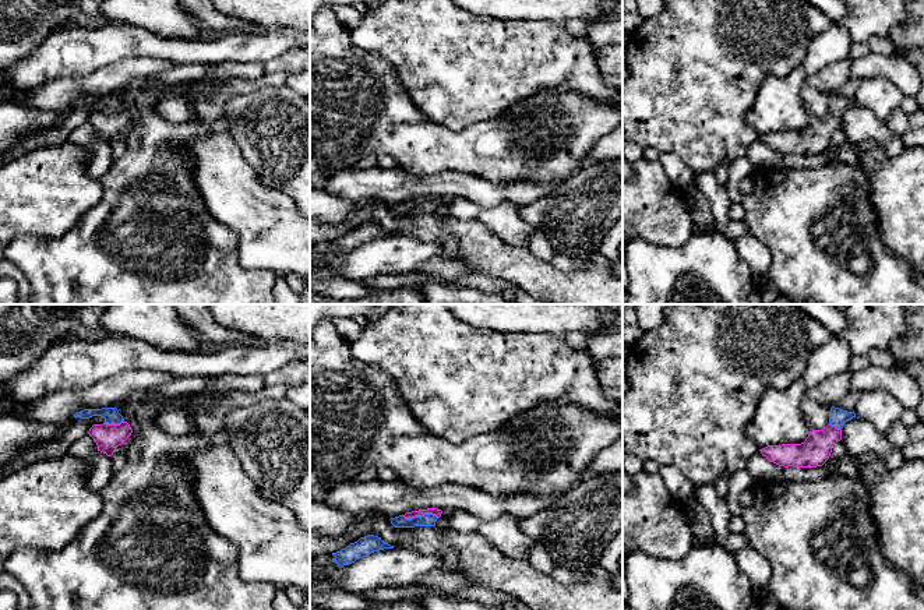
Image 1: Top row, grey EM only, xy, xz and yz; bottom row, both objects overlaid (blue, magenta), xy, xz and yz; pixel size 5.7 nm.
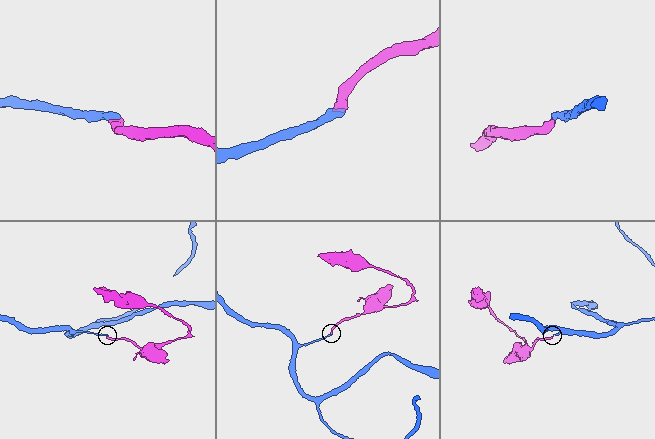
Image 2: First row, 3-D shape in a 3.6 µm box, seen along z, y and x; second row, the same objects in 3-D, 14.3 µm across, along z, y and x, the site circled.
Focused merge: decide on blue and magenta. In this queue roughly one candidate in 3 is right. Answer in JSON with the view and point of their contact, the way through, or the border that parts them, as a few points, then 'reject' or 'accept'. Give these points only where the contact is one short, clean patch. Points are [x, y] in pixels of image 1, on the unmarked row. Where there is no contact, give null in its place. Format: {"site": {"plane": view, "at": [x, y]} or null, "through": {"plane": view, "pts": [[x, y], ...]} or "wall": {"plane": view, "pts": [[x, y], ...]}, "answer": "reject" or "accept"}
{"site": {"plane": "xz", "at": [420, 204]}, "through": {"plane": "xz", "pts": [[427, 207], [420, 204], [434, 198]]}, "answer": "accept"}

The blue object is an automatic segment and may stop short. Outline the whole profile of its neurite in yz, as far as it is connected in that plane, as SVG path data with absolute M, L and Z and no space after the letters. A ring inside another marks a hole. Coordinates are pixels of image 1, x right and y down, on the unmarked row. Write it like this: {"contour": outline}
{"contour": "M832 94L829 112L822 117L812 117L804 130L768 133L759 138L770 149L784 155L822 154L829 147L833 133L842 127L844 110L853 105L854 99Z"}

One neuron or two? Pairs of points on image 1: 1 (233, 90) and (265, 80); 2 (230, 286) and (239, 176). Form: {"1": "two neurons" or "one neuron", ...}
{"1": "one neuron", "2": "two neurons"}

